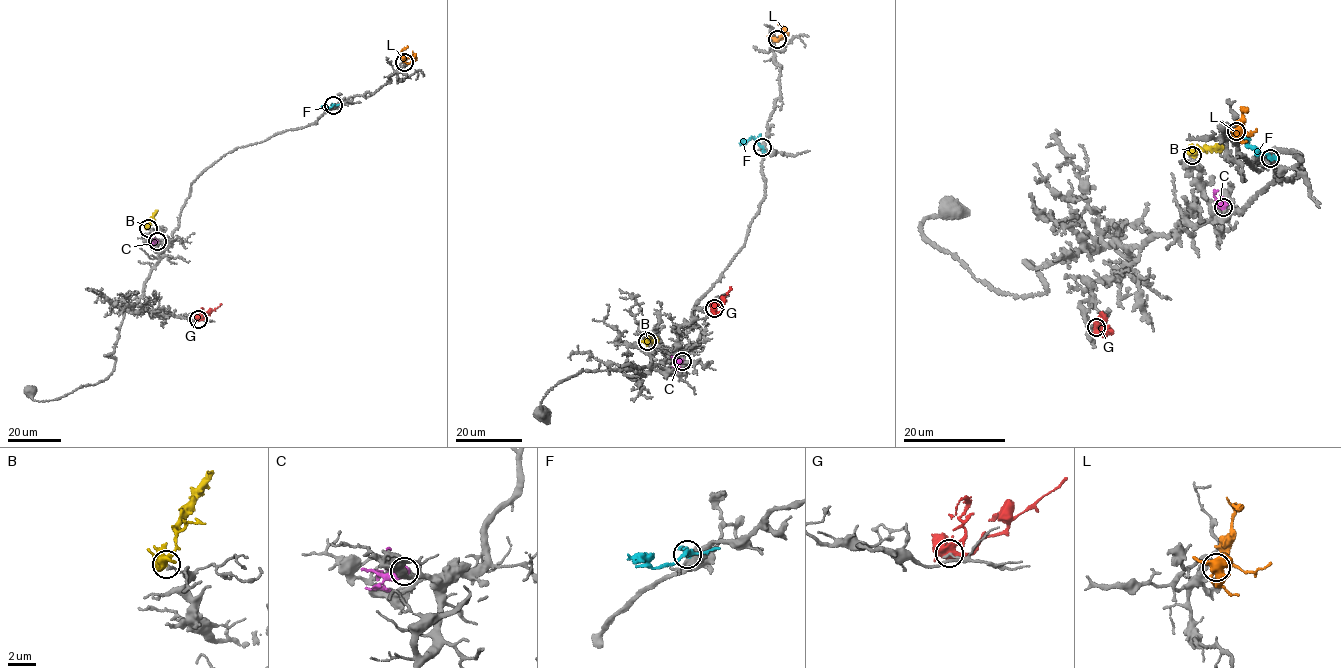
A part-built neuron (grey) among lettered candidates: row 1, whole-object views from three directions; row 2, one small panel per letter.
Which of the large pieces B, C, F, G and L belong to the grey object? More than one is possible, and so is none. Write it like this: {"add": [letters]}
{"add": ["L"]}

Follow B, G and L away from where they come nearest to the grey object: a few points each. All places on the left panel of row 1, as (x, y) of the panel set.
B: (148, 228), (156, 210)
G: (198, 318), (204, 318), (221, 304)
L: (405, 62), (402, 51), (408, 46)

